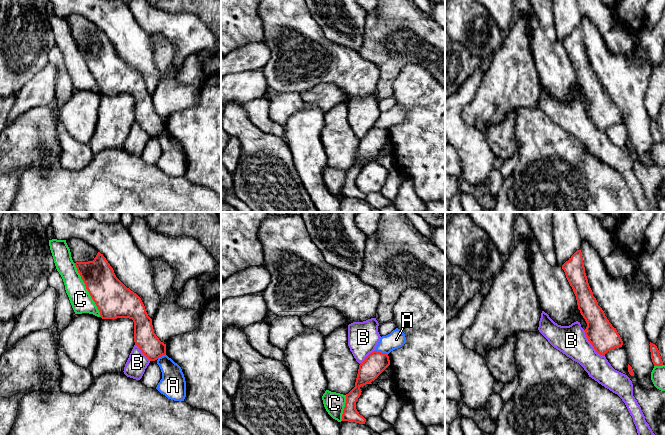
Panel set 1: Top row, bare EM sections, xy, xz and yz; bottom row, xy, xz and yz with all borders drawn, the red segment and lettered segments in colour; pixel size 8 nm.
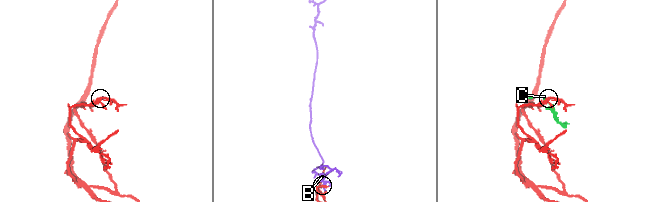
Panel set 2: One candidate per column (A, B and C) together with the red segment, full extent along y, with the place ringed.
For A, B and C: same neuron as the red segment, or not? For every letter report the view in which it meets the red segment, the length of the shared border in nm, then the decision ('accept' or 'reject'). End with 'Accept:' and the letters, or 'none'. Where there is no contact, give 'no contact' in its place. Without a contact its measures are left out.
A: meets red in xz; contact 110 nm long; reject
B: meets red in yz; contact 280 nm long; reject
C: meets red in xy; contact 480 nm long; reject
Accept: none

